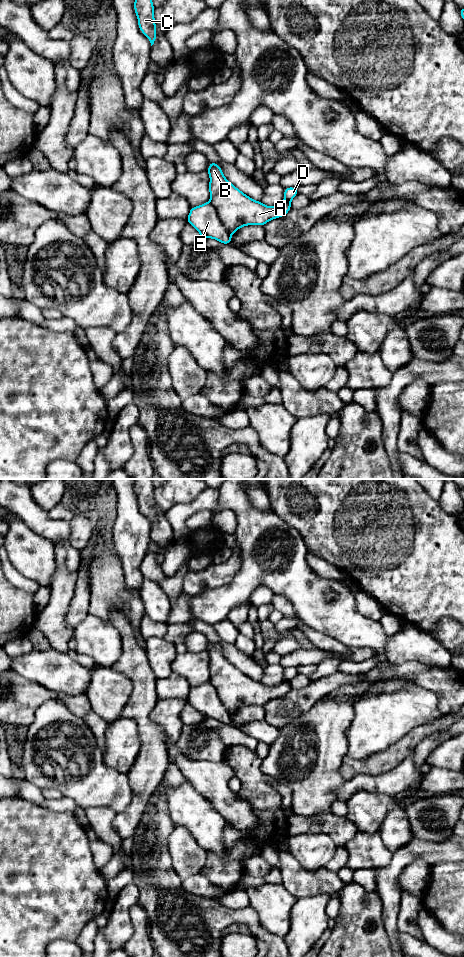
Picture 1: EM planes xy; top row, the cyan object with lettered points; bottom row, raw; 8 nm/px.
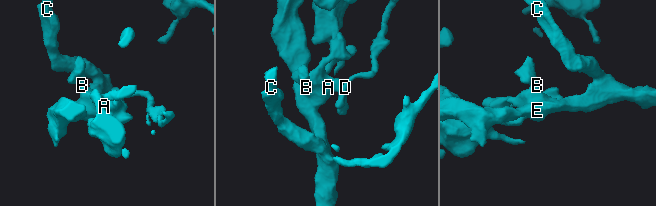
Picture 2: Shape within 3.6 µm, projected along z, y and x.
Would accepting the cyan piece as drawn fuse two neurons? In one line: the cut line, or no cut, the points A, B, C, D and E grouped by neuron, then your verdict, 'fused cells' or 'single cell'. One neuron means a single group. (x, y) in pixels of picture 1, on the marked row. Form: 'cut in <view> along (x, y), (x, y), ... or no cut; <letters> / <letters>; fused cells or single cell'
cut in xy along (209, 201), (214, 207), (222, 225), (230, 234); A B / C D E; fused cells

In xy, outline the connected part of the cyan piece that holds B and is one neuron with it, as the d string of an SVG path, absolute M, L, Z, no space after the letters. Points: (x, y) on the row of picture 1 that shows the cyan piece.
M209 162L210 203L215 207L223 226L230 234L248 225L264 226L273 219L283 217L291 210L290 202L266 206L244 194L224 176L217 163Z

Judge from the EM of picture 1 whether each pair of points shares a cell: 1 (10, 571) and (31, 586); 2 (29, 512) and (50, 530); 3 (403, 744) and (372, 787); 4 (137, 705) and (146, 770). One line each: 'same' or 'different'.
1: same
2: same
3: different
4: same

